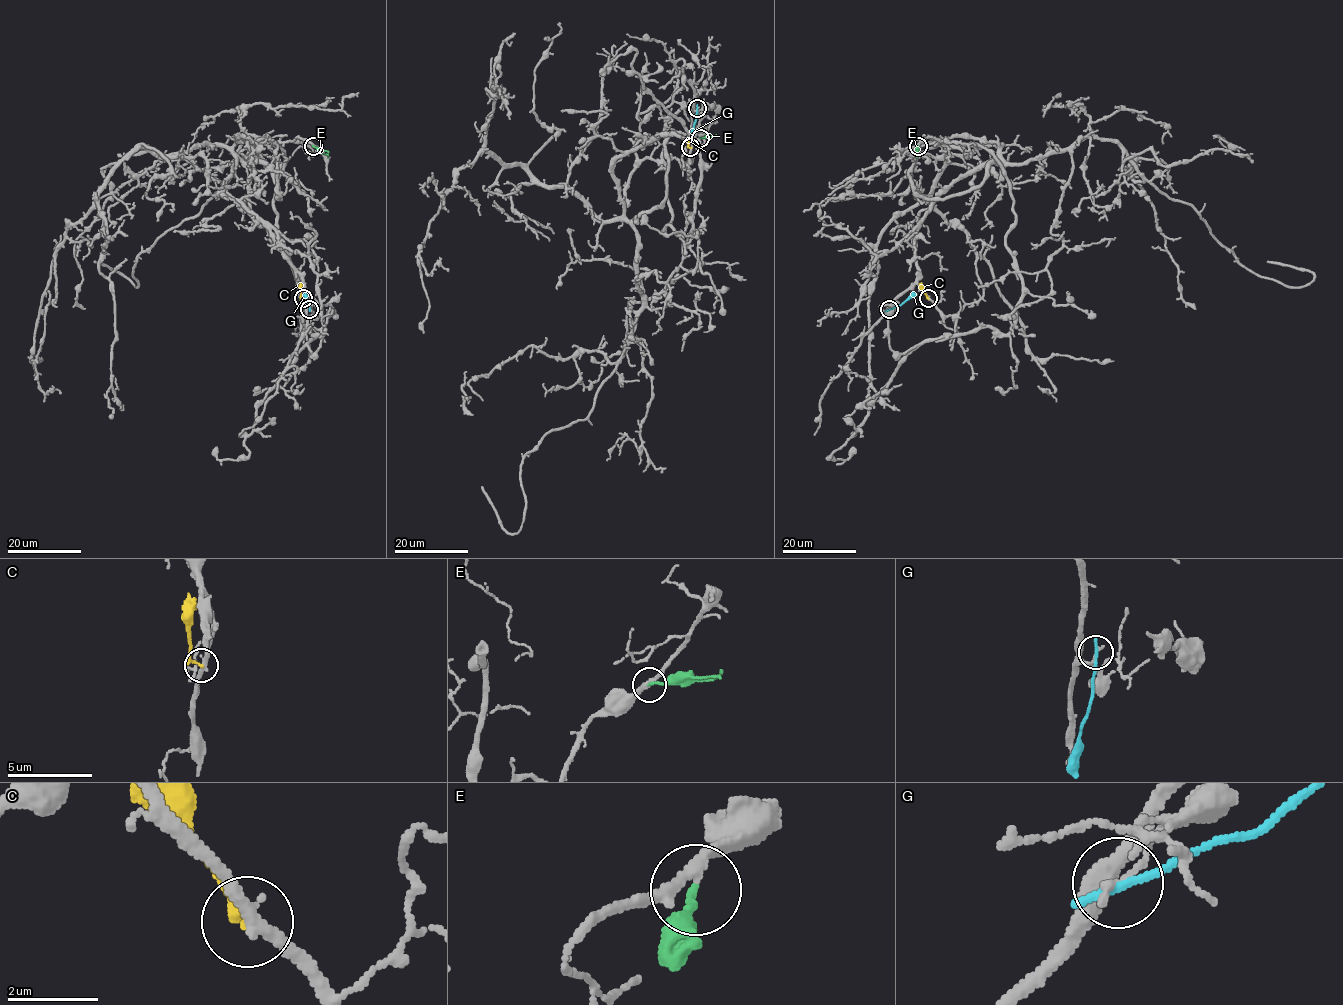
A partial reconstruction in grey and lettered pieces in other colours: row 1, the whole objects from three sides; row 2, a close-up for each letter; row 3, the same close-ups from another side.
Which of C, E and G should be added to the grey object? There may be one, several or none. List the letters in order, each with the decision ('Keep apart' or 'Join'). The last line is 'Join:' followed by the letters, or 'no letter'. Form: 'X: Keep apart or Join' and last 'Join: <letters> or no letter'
C: Keep apart
E: Join
G: Keep apart
Join: E

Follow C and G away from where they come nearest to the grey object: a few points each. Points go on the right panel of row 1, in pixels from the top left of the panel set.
C: (928, 298), (919, 283)
G: (889, 309), (902, 304), (916, 293)

